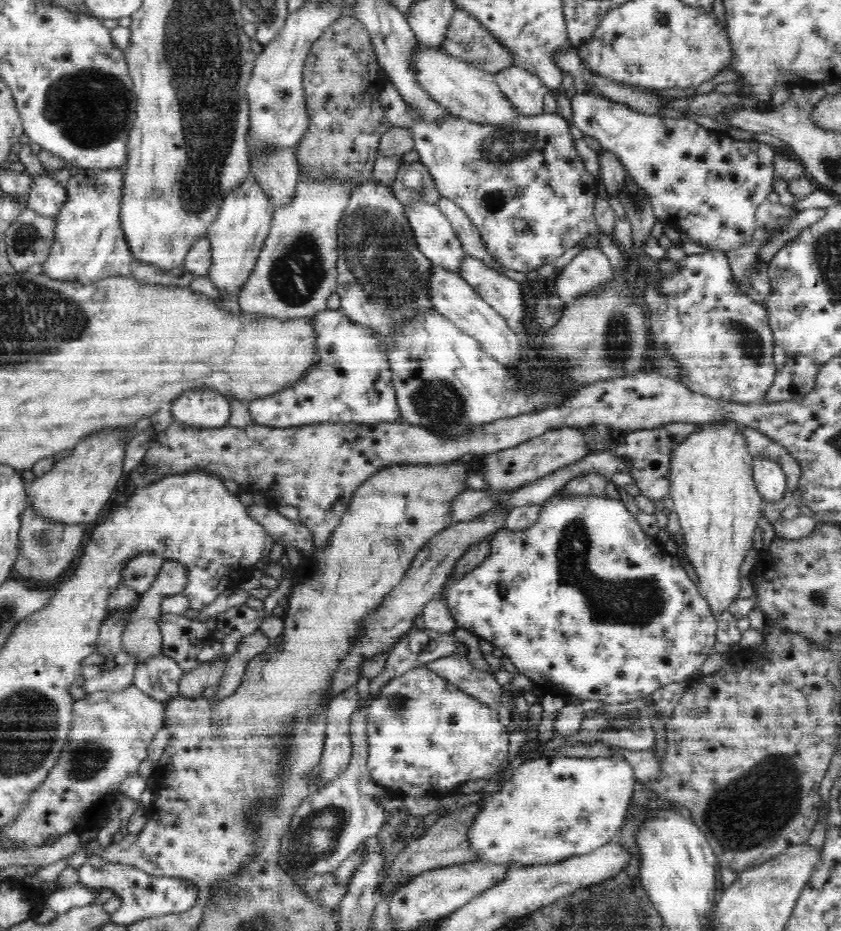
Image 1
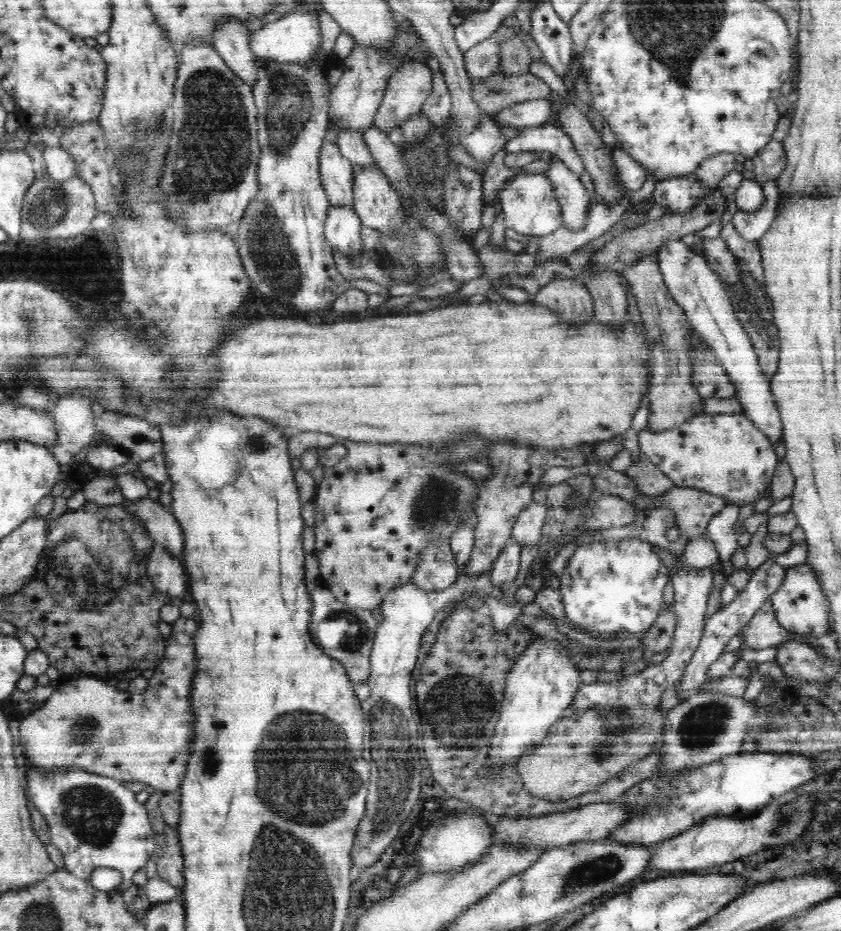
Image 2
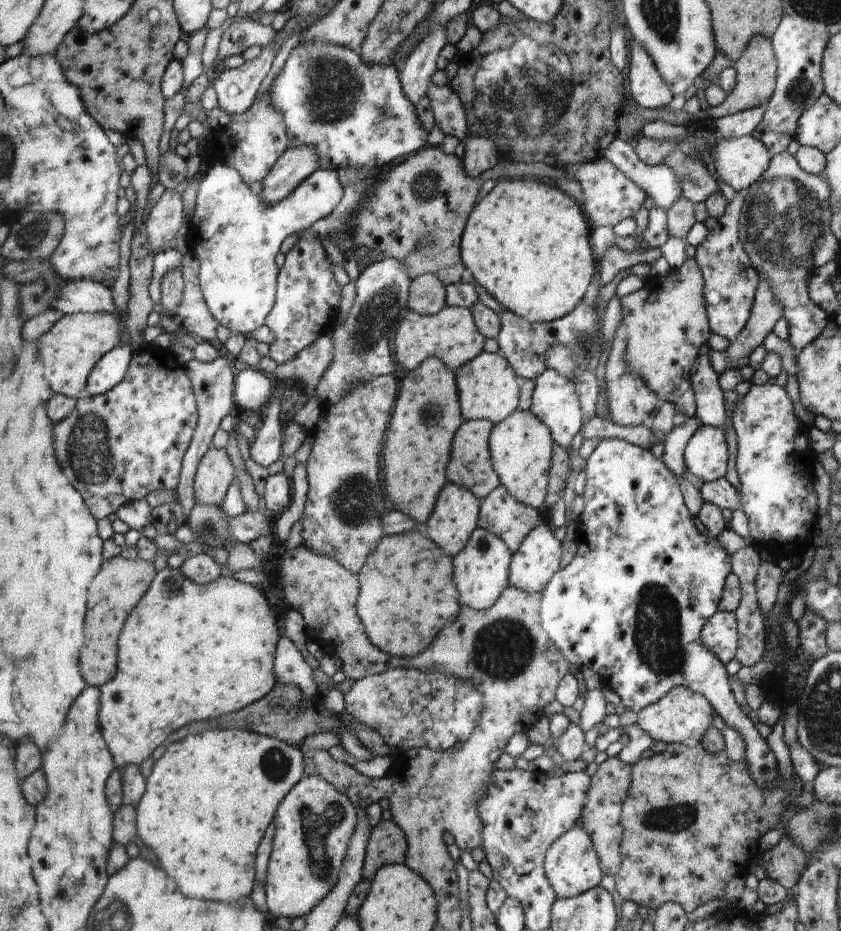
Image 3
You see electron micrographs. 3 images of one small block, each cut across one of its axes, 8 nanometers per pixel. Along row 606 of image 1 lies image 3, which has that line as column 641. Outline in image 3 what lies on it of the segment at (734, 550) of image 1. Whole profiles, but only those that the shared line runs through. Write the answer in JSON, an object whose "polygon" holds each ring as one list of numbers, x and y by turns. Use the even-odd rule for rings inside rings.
{"polygon":[[674,687,668,695,662,696,656,703,650,704,637,712,636,724,646,734,650,735,653,741,662,741,666,744,681,744,692,746,701,742,705,732,712,727,715,709,706,700,705,696,694,692,688,687]]}

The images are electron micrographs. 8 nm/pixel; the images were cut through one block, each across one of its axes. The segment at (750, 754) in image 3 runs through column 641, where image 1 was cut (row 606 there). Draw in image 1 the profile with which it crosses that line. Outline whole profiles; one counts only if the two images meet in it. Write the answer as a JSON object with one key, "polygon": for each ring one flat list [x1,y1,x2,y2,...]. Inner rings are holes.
{"polygon":[[557,492,541,505,540,518,536,524,518,532,506,528,498,530,488,543,490,554,476,568,464,576,448,580,444,593,445,604,457,628,464,628,474,636,498,646,503,656,516,666,517,672,534,682,548,697,565,699,574,695,595,698,604,704,646,699,662,686,688,679,714,652,712,646,717,641,717,620,712,615,711,605,699,595,696,584,688,577,680,558,672,553,670,547,646,536,636,516,620,500,610,500,606,496,564,496,564,493]]}

